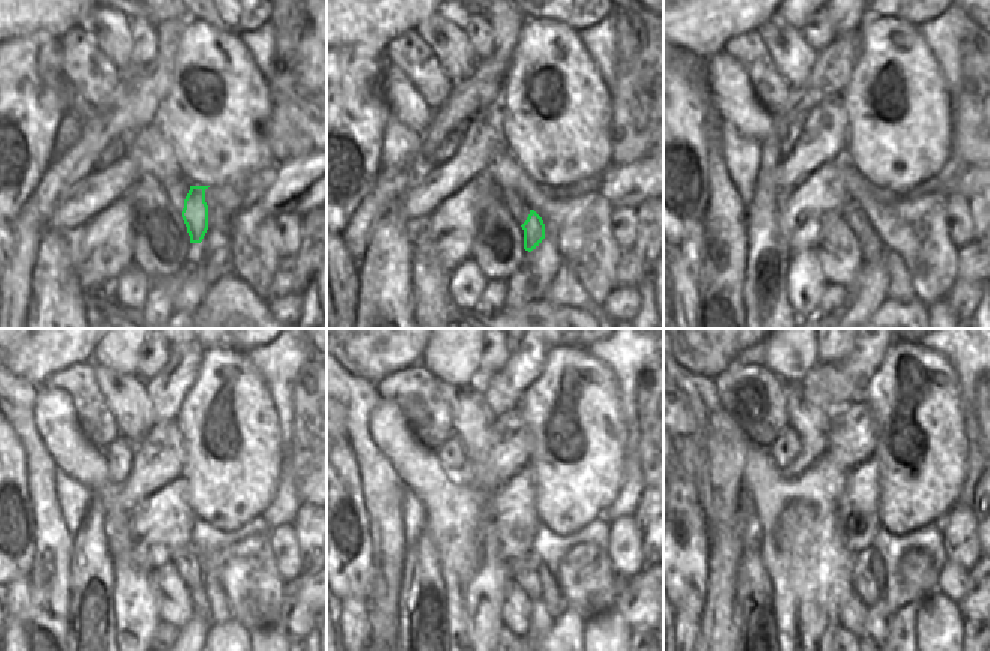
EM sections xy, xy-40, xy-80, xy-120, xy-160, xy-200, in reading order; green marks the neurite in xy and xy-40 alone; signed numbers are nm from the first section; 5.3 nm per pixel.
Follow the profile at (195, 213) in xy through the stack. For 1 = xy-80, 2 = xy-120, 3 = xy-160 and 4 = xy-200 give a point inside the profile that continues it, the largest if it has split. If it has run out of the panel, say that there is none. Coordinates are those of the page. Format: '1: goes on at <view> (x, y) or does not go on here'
1: goes on at xy-80 (872, 246)
2: goes on at xy-120 (200, 602)
3: goes on at xy-160 (540, 621)
4: goes on at xy-200 (876, 621)

